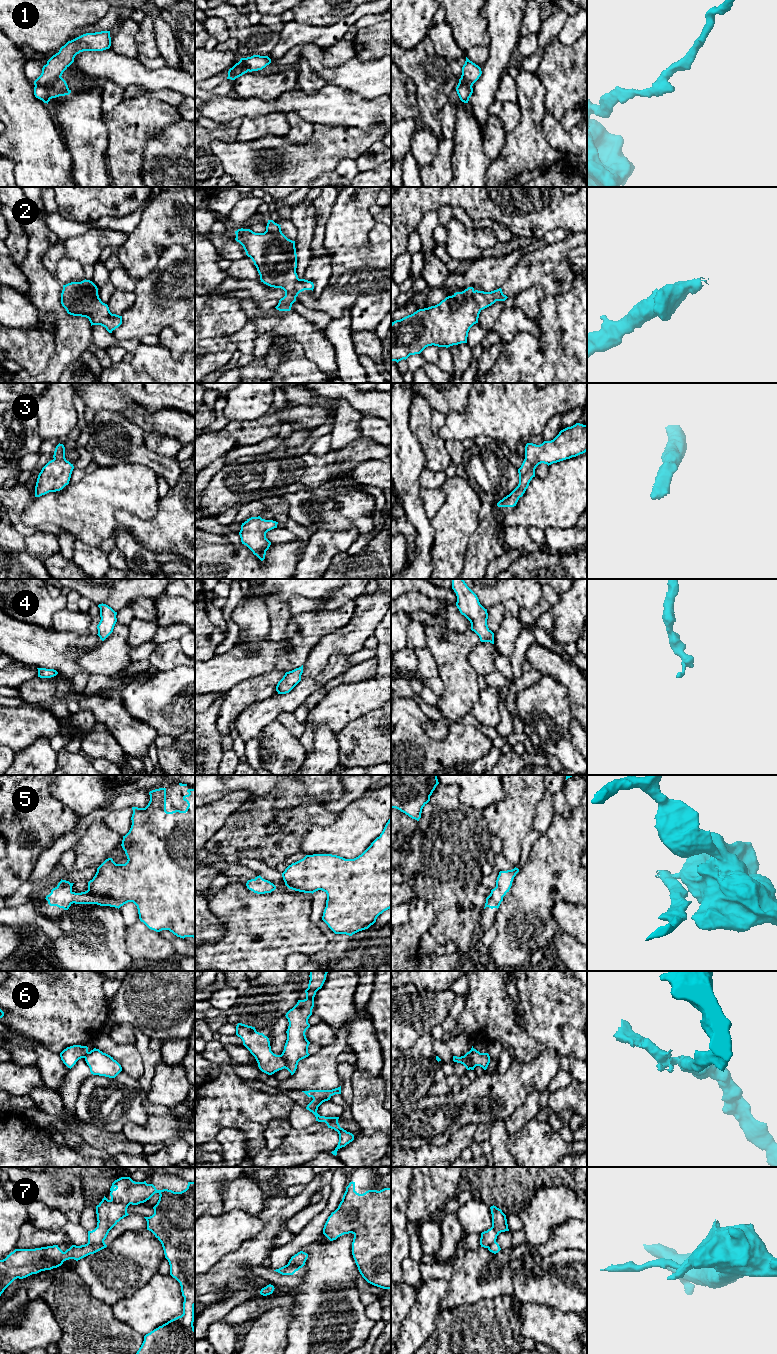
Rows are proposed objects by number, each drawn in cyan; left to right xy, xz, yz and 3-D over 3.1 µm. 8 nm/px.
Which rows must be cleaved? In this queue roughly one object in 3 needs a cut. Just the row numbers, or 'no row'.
1, 5, 6, 7

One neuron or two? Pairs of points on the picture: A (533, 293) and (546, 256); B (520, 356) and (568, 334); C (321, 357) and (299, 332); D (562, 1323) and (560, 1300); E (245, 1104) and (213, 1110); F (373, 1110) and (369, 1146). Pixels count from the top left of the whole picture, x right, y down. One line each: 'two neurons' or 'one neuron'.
A: two neurons
B: one neuron
C: one neuron
D: two neurons
E: one neuron
F: two neurons

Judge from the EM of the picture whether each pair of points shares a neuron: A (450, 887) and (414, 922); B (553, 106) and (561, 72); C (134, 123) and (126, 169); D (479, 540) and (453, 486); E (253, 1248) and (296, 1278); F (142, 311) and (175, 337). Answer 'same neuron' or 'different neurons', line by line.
A: different neurons
B: same neuron
C: same neuron
D: different neurons
E: different neurons
F: different neurons

